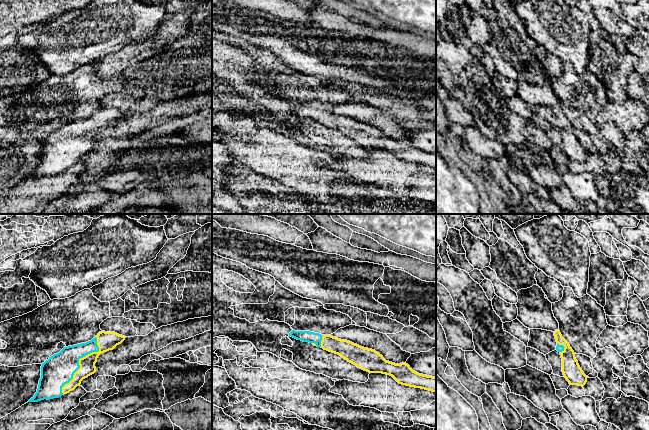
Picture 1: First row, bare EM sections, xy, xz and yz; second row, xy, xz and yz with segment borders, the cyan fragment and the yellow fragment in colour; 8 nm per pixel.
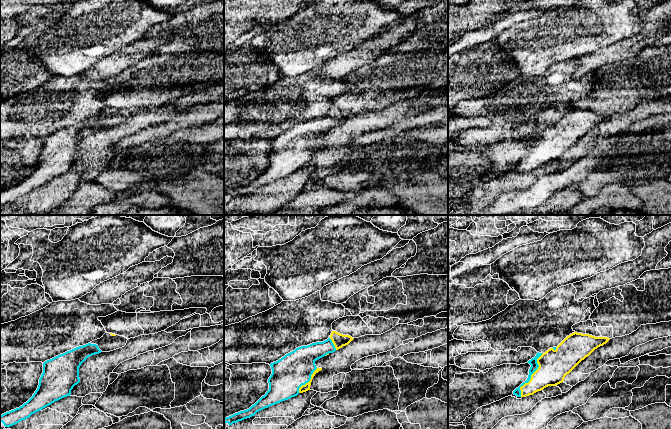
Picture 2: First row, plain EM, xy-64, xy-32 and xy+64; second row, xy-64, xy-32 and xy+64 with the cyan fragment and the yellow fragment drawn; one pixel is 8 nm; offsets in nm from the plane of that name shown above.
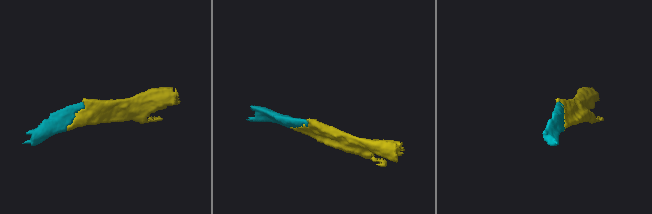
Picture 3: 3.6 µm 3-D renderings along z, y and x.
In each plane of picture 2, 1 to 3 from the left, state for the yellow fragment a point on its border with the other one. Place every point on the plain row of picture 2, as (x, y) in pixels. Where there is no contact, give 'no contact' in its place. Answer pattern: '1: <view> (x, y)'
1: no contact
2: xy-32 (308, 157)
3: xy+64 (530, 152)

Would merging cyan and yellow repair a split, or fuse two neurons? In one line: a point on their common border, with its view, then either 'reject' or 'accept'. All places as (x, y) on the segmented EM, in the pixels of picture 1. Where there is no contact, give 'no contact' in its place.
meets cyan in xy at (78, 361); accept

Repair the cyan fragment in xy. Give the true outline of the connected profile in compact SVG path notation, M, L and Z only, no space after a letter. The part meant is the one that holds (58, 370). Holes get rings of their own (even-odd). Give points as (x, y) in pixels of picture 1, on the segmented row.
M101 331L91 341L64 347L59 353L49 357L41 366L41 378L37 392L28 402L59 398L80 386L81 381L96 372L95 363L101 353L113 350L125 340L125 336L115 332Z

